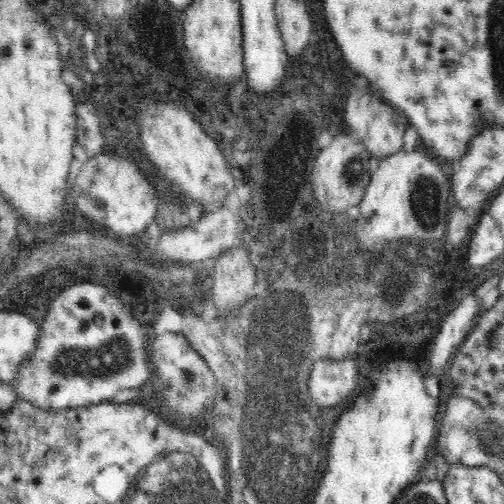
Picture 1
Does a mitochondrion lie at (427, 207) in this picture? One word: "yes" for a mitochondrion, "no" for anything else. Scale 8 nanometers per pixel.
yes

